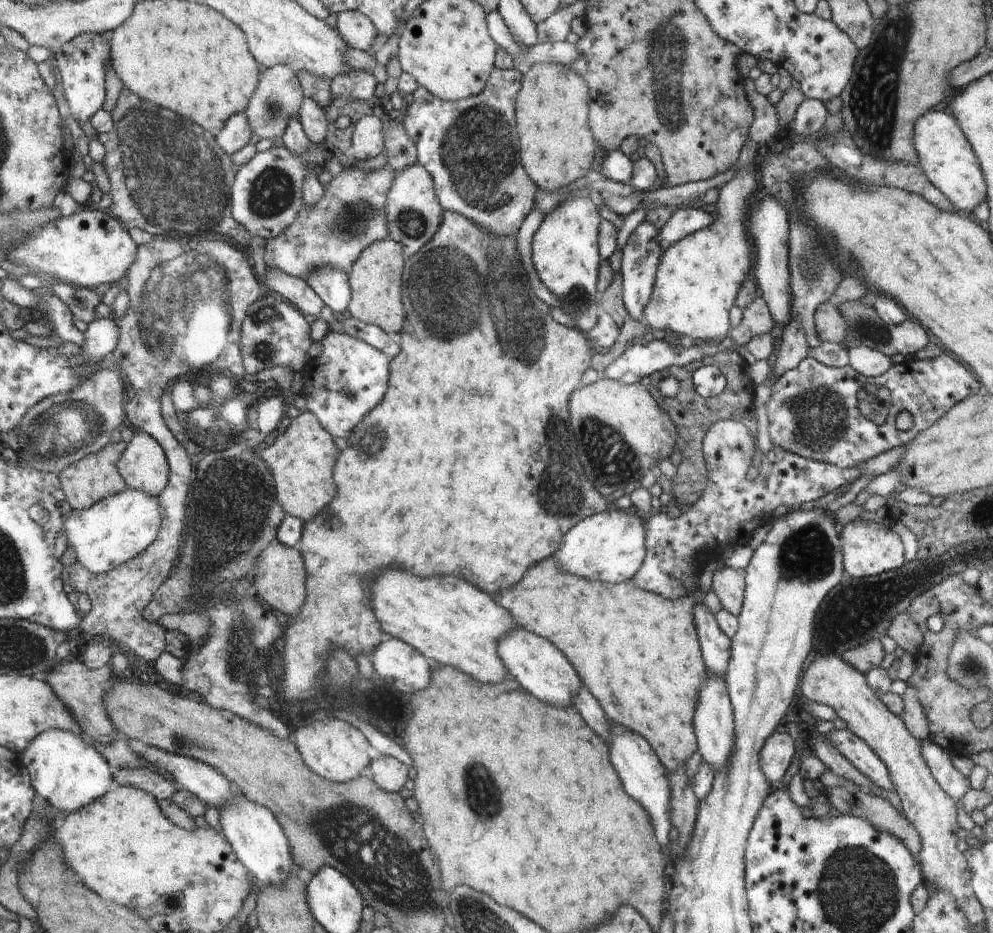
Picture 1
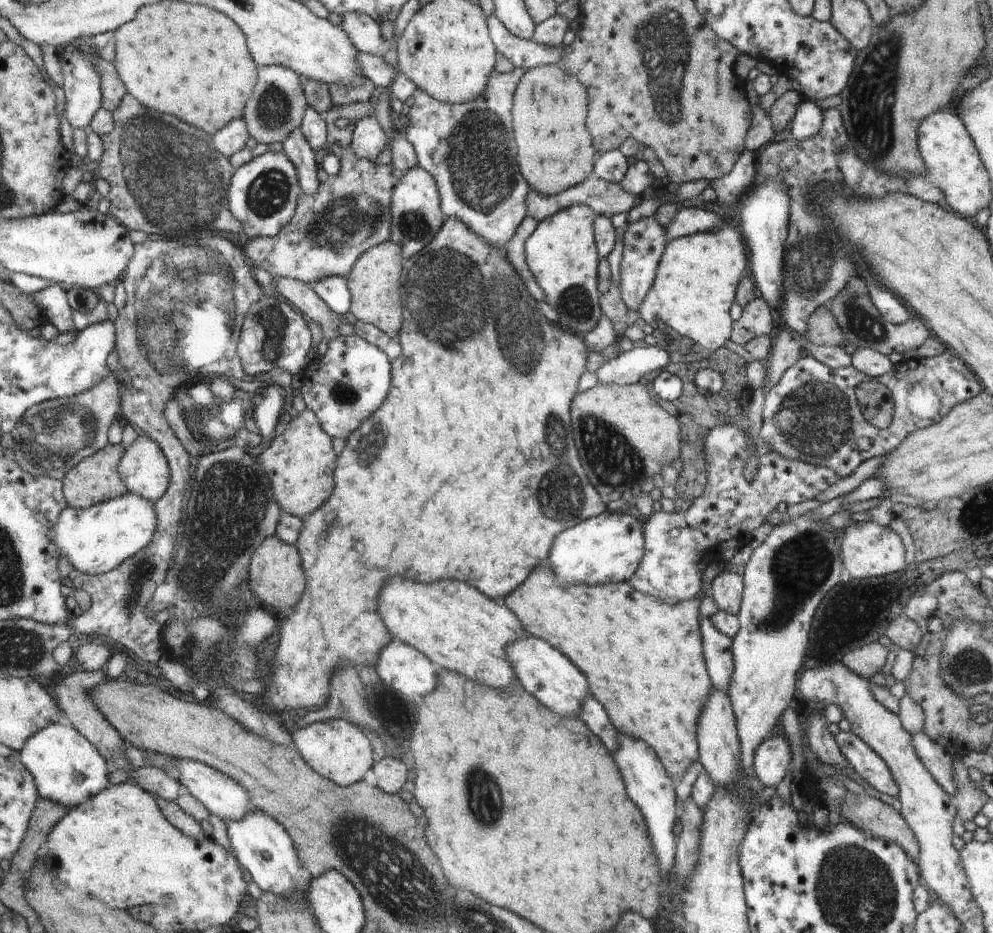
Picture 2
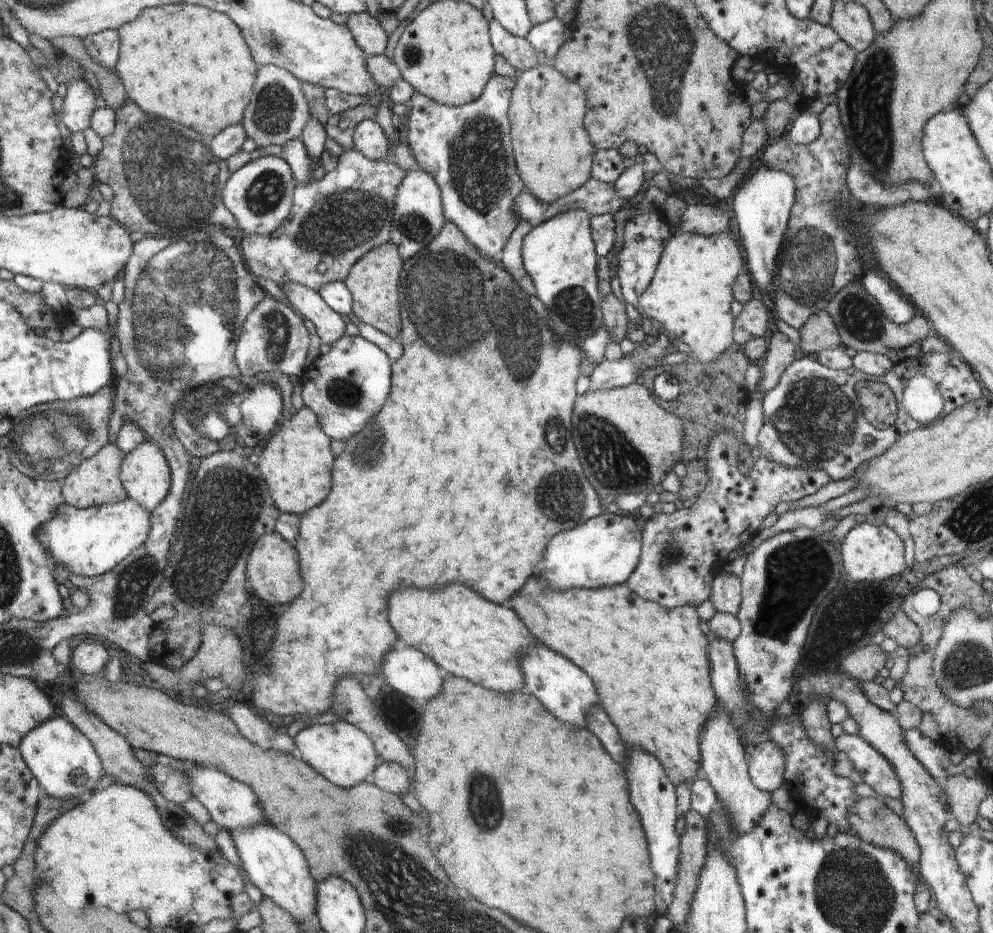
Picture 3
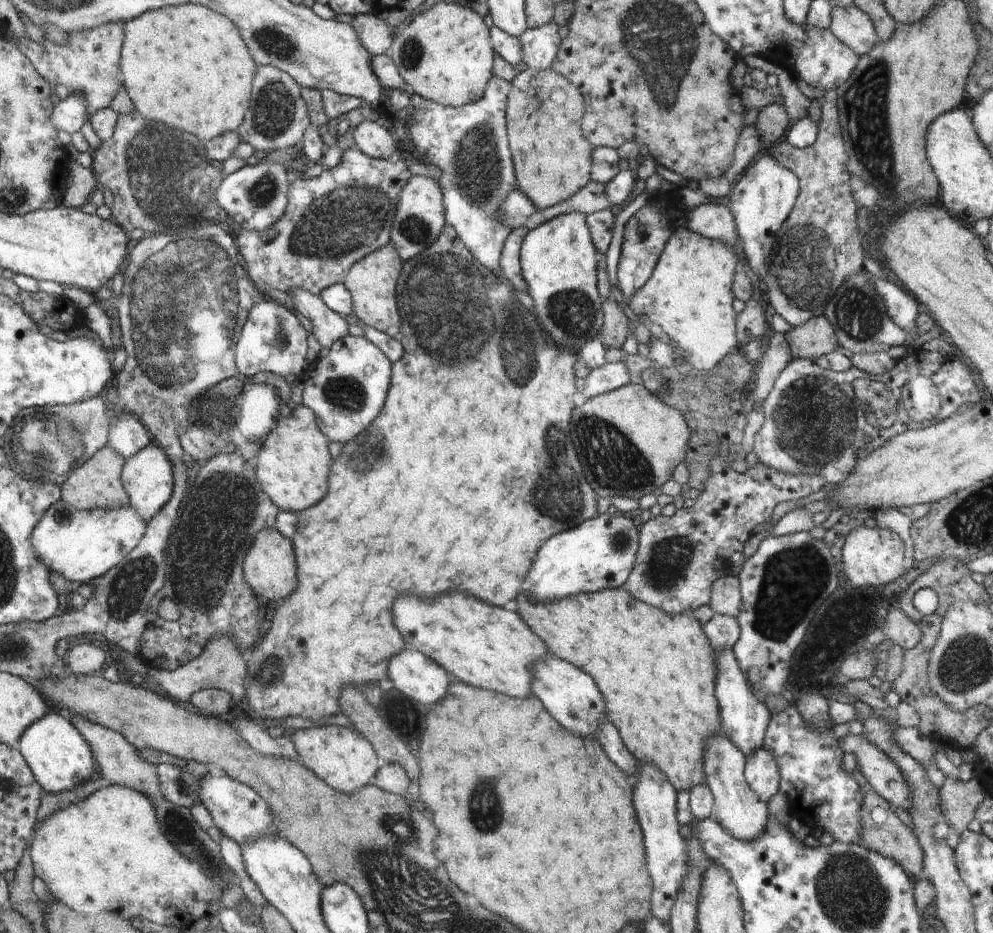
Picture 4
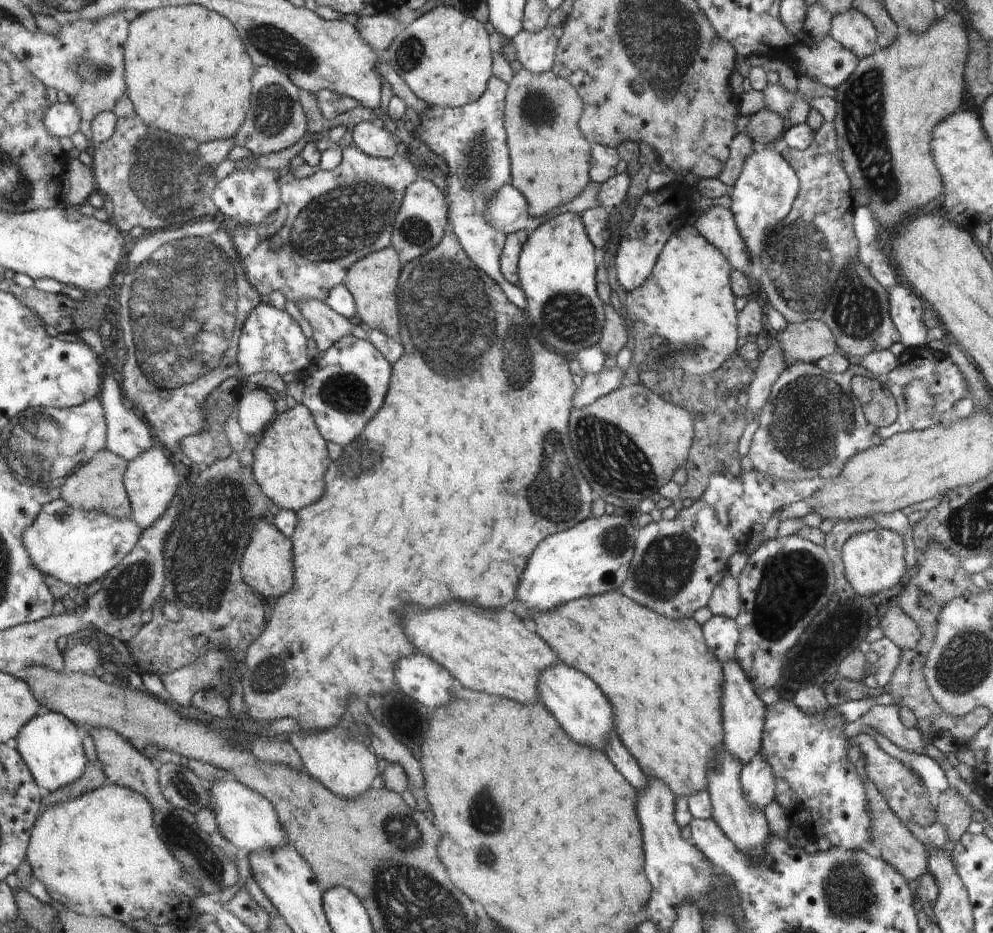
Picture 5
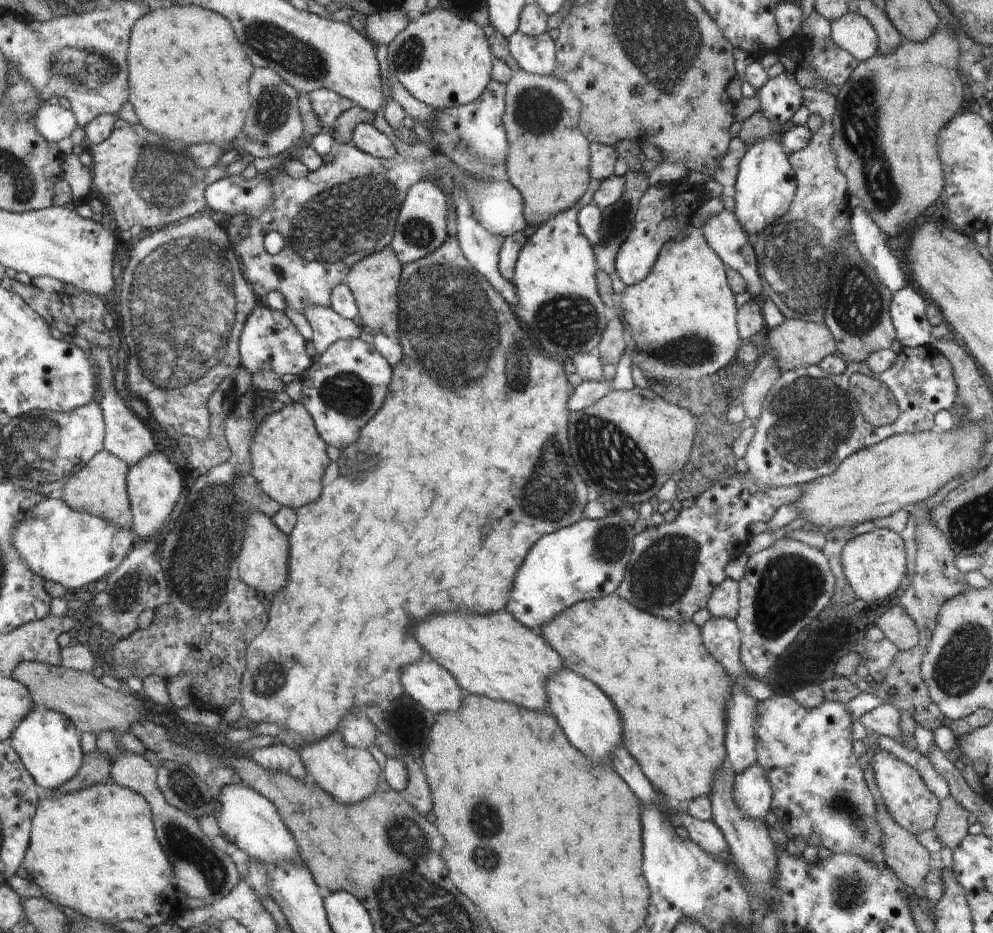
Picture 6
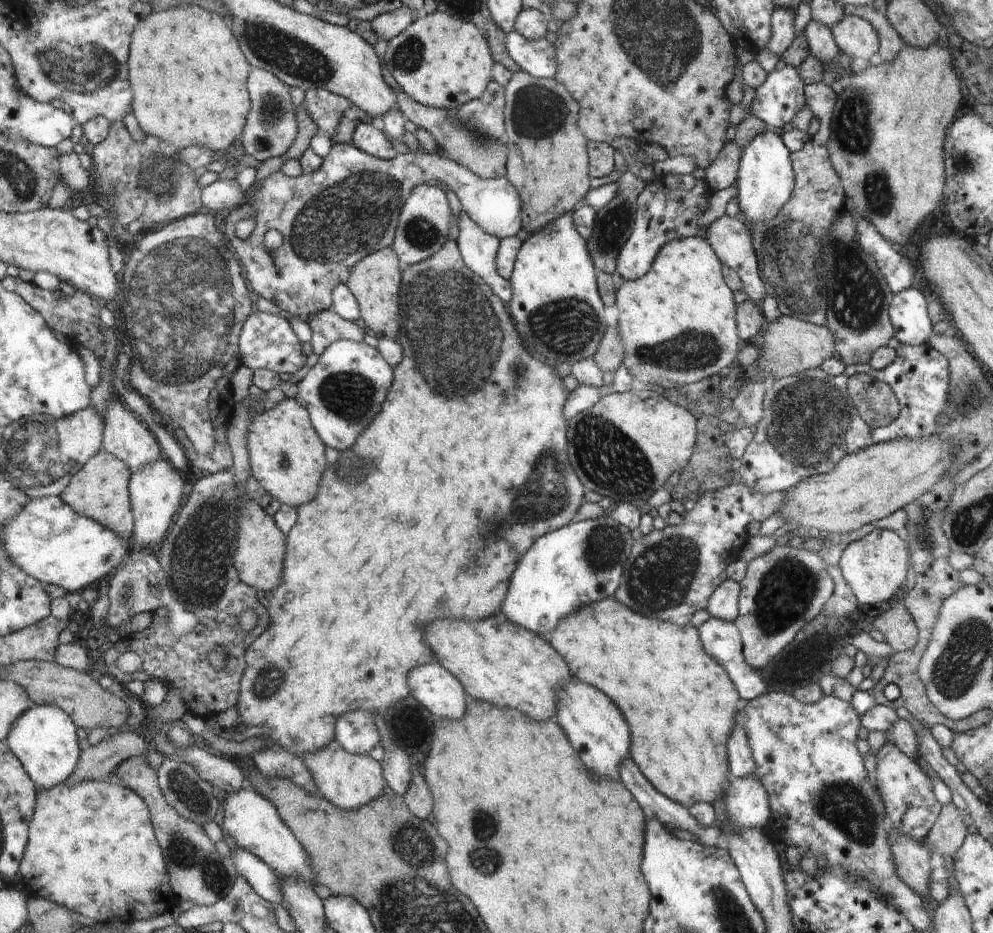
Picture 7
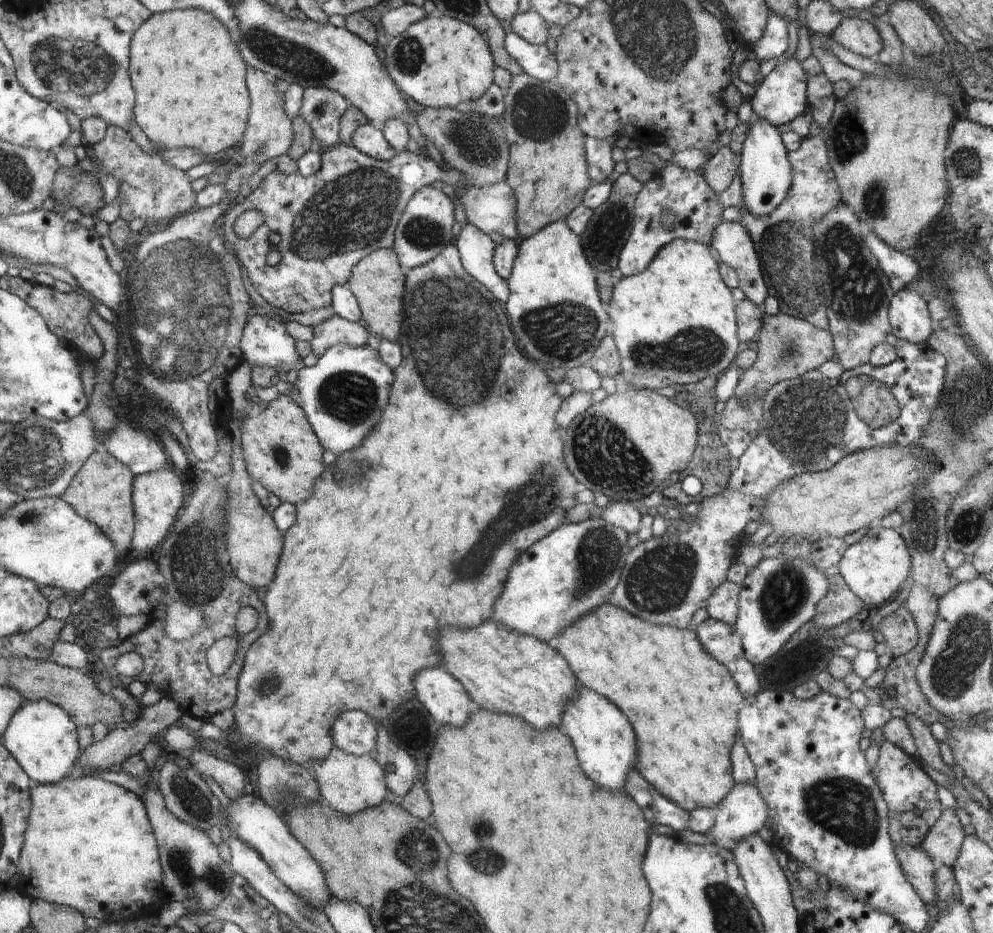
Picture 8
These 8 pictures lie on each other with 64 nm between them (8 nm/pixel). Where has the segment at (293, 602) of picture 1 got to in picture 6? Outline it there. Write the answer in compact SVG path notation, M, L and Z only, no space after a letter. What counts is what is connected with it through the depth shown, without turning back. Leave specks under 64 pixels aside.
M256 510L249 511L246 517L246 536L242 540L242 554L239 558L242 580L250 587L257 588L258 592L276 594L288 578L288 550L289 536L286 536L267 514Z

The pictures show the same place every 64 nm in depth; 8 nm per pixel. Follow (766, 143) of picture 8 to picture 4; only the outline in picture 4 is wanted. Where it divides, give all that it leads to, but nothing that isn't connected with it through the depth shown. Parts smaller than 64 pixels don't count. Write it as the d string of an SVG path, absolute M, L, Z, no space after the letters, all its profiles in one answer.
M764 148L732 183L731 189L729 208L737 225L743 256L750 268L754 270L754 274L757 272L759 280L763 281L764 276L768 274L770 254L774 252L778 231L789 218L790 212L796 206L798 192L801 192L798 177L794 172L790 172L789 168L784 168L780 162L774 160L769 149Z

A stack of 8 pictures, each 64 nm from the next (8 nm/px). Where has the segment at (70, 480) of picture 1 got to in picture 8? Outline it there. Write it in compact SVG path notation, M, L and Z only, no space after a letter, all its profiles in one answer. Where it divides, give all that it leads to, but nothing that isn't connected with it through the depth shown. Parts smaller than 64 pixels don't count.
M105 447L99 448L86 466L77 474L68 492L63 495L83 517L98 524L125 554L133 548L137 531L137 512L134 500L134 484L137 476L117 456Z

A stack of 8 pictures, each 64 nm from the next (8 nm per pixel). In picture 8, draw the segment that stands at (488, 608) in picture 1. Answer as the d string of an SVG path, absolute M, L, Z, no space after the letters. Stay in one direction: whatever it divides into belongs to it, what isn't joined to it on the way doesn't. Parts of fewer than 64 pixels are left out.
M492 619L474 628L448 626L442 632L438 646L442 652L441 666L462 683L474 707L498 712L498 714L520 716L540 732L550 726L560 726L566 702L572 700L578 692L580 682L569 667L569 661L553 647L552 643L538 640L534 636L520 634Z

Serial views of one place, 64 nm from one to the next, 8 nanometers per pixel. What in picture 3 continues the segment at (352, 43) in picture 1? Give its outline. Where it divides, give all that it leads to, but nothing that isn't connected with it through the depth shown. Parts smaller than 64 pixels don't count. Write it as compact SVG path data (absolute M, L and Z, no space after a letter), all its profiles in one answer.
M367 13L350 15L346 26L353 32L353 36L359 47L365 52L366 58L385 54L389 35L376 17Z

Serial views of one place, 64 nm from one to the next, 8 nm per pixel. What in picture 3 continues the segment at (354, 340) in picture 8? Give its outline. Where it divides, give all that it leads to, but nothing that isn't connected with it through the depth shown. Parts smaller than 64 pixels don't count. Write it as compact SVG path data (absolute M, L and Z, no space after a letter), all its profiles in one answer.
M289 283L282 287L286 295L287 301L291 308L303 319L310 320L310 327L318 333L322 344L332 345L345 335L346 324L342 320L342 316L331 310L320 297L318 291L312 291L299 283Z

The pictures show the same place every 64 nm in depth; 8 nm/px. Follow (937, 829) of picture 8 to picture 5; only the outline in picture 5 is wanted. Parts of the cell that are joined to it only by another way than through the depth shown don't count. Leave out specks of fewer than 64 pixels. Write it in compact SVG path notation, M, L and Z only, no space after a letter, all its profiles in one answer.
M946 788L944 792L939 793L936 800L936 821L946 828L947 840L958 842L970 826L974 808L970 808L966 798L962 798L952 788Z

